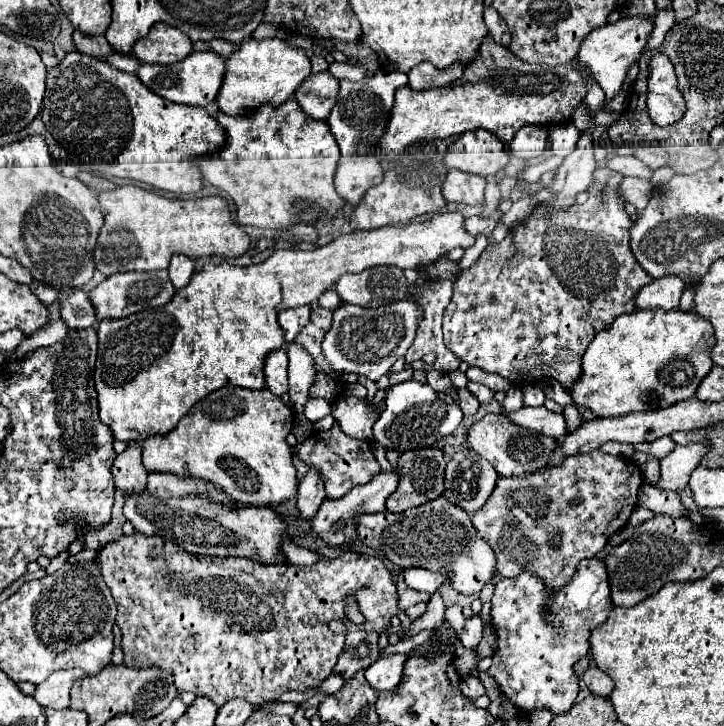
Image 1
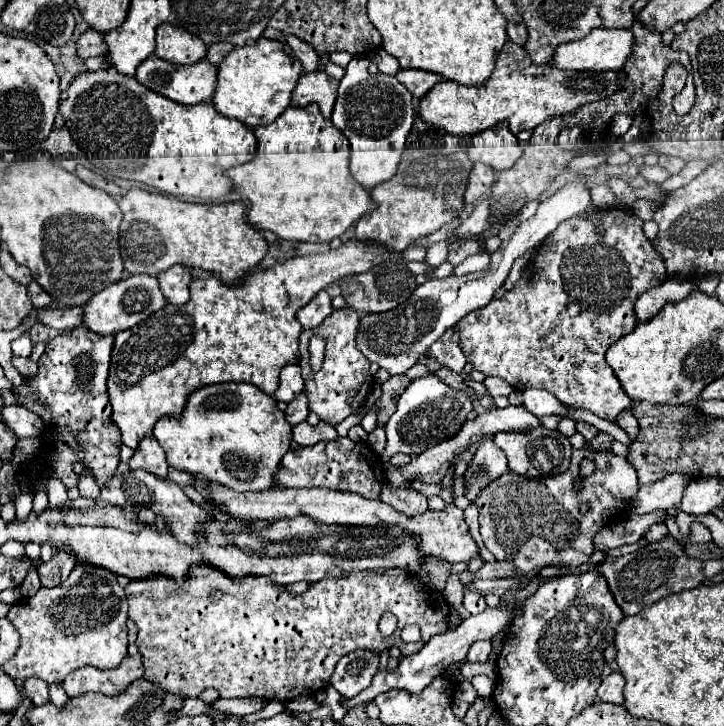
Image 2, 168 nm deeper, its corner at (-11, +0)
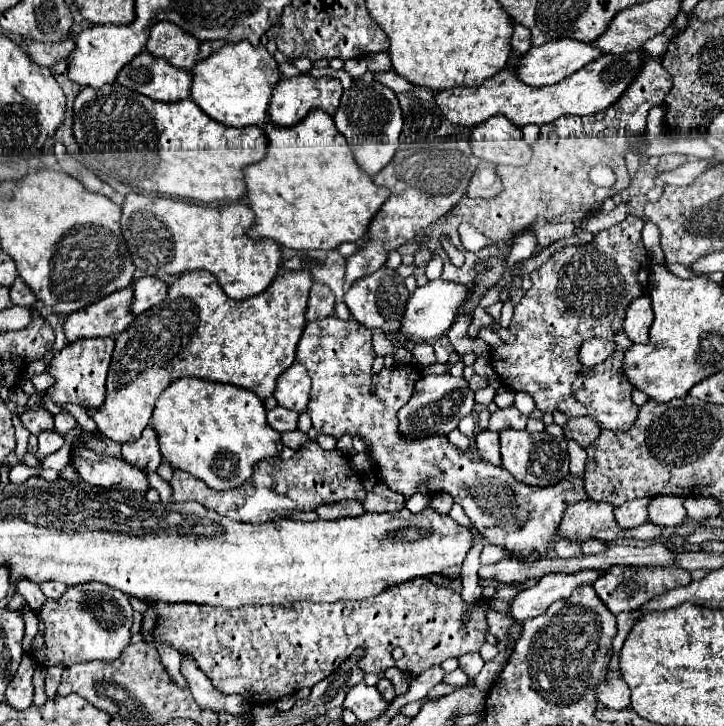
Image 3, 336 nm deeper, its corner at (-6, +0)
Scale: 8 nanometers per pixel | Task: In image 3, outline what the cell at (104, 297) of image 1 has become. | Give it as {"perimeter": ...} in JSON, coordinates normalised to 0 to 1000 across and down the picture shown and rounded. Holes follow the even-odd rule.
{"perimeter":[[[182,395],[174,401],[157,401],[149,412],[138,412],[113,428],[97,431],[88,442],[88,459],[94,470],[122,467],[122,464],[157,464],[169,459],[177,445],[185,442],[185,431],[180,428],[185,412]]]}

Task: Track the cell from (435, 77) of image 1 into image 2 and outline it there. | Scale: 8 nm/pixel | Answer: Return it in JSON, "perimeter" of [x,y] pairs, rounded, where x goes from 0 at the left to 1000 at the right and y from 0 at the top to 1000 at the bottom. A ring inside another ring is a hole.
{"perimeter":[[[551,95],[548,109],[568,125],[570,134],[581,136],[598,117],[606,114],[606,103],[595,103],[593,98],[573,98],[573,95]]]}

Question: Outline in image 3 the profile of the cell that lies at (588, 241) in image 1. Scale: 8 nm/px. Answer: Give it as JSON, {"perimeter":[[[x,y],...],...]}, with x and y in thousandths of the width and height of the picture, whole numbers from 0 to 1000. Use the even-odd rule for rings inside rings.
{"perimeter":[[[867,296],[859,307],[834,315],[820,324],[815,335],[807,337],[780,337],[768,346],[746,371],[732,376],[732,398],[721,406],[715,420],[710,423],[710,437],[704,445],[704,456],[713,464],[713,470],[696,472],[693,478],[685,478],[685,489],[680,492],[680,506],[691,517],[696,528],[707,539],[727,539],[735,547],[740,547],[740,558],[751,569],[776,566],[782,574],[804,574],[815,572],[829,583],[829,591],[845,591],[845,594],[865,594],[873,588],[876,577],[881,574],[881,561],[873,555],[870,541],[873,530],[859,519],[859,492],[862,481],[870,478],[870,467],[862,459],[862,431],[865,423],[890,401],[895,404],[898,387],[895,387],[895,346],[887,335],[887,313],[890,302],[878,296]],[[818,464],[834,464],[845,470],[848,486],[829,503],[809,506],[801,500],[801,478],[807,467]]]}

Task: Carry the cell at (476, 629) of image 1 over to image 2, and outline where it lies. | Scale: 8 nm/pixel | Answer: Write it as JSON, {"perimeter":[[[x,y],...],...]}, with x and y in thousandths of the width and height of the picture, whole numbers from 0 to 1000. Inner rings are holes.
{"perimeter":[[[656,883],[648,891],[645,910],[648,913],[670,913],[673,905],[675,905],[675,899],[678,899],[678,886],[673,886],[673,883]]]}

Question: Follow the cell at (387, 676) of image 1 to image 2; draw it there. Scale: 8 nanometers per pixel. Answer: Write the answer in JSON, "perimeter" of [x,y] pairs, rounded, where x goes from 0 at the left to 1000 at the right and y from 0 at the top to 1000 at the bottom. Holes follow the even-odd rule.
{"perimeter":[[[703,828],[703,831],[692,831],[686,836],[673,836],[667,844],[651,847],[648,853],[642,853],[631,866],[617,869],[612,875],[601,875],[601,880],[595,880],[579,899],[565,902],[562,908],[554,908],[554,913],[546,924],[521,927],[515,933],[515,941],[496,957],[499,968],[510,968],[510,966],[515,966],[518,957],[540,952],[540,949],[554,949],[554,952],[562,952],[562,955],[584,952],[617,916],[623,916],[626,910],[640,910],[642,902],[645,902],[645,894],[653,883],[659,883],[659,880],[678,883],[686,872],[698,869],[706,861],[706,853],[711,850],[714,836],[717,836],[717,828]]]}

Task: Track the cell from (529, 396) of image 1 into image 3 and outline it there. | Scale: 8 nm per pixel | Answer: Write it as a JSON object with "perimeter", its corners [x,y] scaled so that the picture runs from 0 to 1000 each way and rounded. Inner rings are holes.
{"perimeter":[[[713,541],[713,555],[710,555],[727,574],[735,572],[735,566],[740,563],[740,555],[735,550],[735,544],[727,544],[727,541]]]}

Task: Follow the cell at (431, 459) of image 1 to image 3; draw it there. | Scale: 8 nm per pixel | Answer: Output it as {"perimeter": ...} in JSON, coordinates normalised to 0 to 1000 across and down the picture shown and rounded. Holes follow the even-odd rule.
{"perimeter":[[[528,663],[517,668],[517,674],[506,682],[500,690],[503,701],[511,707],[536,707],[536,704],[552,704],[561,698],[561,685],[550,682],[547,676],[539,676]]]}

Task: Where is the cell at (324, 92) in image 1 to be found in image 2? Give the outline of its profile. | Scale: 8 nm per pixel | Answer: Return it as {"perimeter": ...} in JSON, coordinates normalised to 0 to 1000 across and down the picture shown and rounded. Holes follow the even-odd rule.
{"perimeter":[[[449,98],[419,101],[402,128],[402,145],[424,147],[427,142],[438,142],[446,161],[457,164],[457,153],[465,136],[465,120],[468,112]]]}

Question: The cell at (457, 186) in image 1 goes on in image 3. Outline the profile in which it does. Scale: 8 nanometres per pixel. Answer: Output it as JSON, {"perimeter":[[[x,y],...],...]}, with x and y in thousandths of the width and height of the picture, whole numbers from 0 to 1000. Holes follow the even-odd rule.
{"perimeter":[[[666,222],[649,247],[644,269],[649,274],[660,274],[660,271],[682,271],[691,263],[693,263],[693,255],[685,241],[685,230],[674,222]]]}

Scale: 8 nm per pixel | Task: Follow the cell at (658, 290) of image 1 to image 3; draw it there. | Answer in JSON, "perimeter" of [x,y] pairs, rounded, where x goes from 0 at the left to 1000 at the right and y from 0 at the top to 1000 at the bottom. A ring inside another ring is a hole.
{"perimeter":[[[887,406],[870,417],[865,426],[862,439],[862,456],[876,472],[892,472],[895,470],[895,453],[901,448],[901,412],[895,406]]]}

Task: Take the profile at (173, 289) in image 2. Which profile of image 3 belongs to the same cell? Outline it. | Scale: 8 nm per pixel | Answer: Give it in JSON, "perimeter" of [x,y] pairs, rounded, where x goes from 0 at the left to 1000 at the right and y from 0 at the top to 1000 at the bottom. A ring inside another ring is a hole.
{"perimeter":[[[199,379],[185,387],[185,417],[182,428],[191,434],[213,420],[218,420],[224,412],[229,412],[232,393],[218,384],[215,379]]]}

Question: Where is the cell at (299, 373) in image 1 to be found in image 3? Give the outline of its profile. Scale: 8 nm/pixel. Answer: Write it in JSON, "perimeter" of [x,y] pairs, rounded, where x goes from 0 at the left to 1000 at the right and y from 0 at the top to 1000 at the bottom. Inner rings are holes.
{"perimeter":[[[381,561],[381,563],[370,566],[367,574],[370,574],[373,588],[378,588],[387,596],[409,591],[409,583],[412,583],[412,569],[409,566],[392,566],[390,561]]]}

